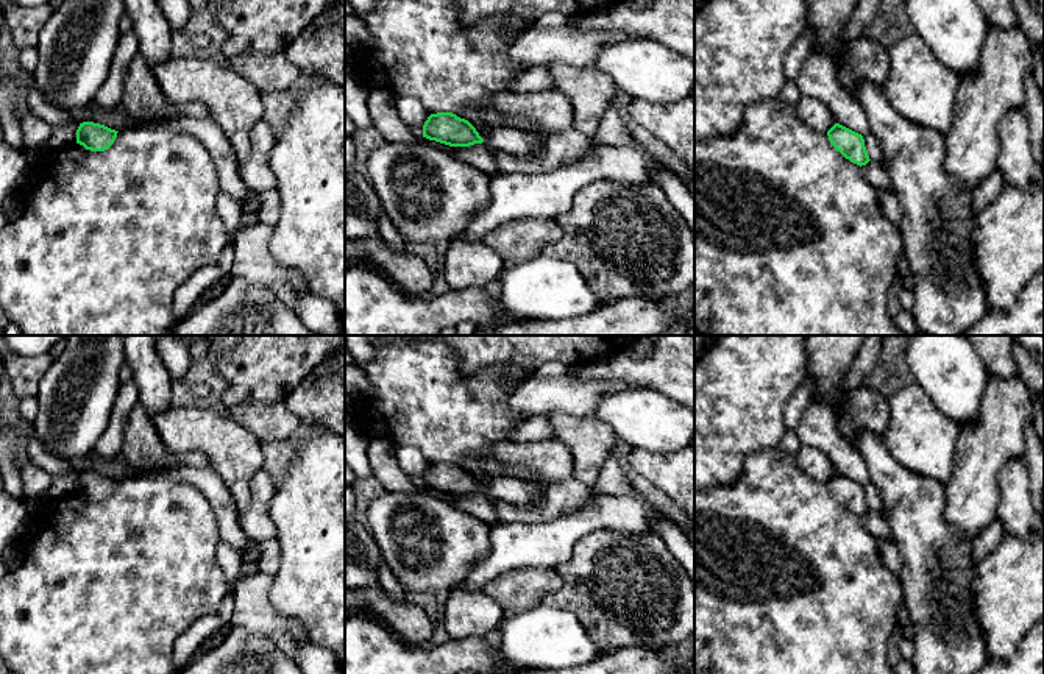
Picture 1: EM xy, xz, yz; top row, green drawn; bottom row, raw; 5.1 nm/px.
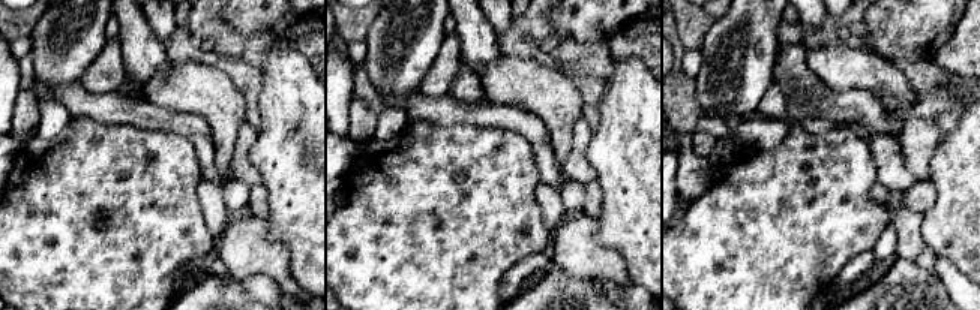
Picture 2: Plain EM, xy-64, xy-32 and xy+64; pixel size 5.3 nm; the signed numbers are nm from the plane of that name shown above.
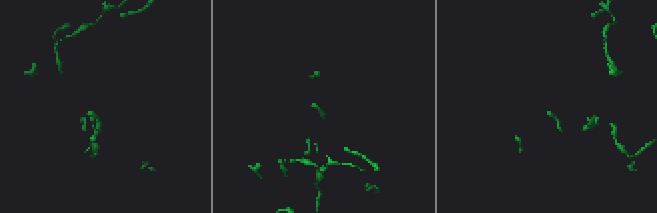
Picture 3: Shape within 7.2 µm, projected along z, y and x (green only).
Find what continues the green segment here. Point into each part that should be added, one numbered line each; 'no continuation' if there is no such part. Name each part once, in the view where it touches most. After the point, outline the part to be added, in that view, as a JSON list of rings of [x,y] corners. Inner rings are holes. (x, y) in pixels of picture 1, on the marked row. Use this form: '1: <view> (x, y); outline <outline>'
no continuation

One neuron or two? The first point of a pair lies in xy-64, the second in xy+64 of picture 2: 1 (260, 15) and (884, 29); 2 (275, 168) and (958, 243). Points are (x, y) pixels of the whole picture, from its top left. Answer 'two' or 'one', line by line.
1: one
2: one

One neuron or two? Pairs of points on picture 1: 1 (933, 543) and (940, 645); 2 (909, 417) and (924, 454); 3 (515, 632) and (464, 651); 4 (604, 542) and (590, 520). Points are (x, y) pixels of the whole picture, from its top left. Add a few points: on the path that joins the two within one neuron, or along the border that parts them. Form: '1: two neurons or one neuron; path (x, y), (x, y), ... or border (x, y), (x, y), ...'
1: one neuron; path (935, 568), (935, 601), (940, 606), (940, 620)
2: one neuron; path (916, 426), (916, 432), (924, 440), (924, 445)
3: two neurons; border (498, 646), (507, 657)
4: two neurons; border (632, 532), (590, 531), (575, 545), (570, 554)

